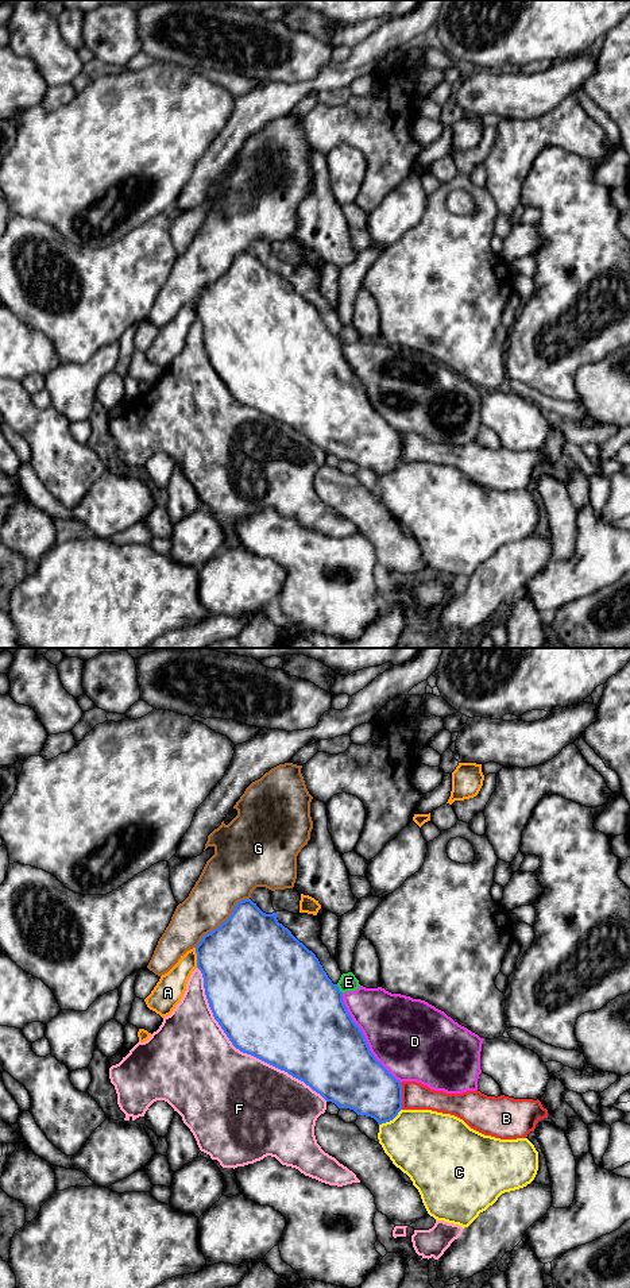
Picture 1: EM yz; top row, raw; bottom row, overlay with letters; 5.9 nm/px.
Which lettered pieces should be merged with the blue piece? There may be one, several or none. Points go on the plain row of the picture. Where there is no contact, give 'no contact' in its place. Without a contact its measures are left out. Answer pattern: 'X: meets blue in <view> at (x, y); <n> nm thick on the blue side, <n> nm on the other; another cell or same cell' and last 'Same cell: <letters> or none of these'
A: meets blue in yz at (197, 309); 480 nm thick on the blue side, 170 nm on the other; another cell
B: meets blue in yz at (401, 448); 320 nm thick on the blue side, 160 nm on the other; another cell
C: meets blue in yz at (390, 471); 320 nm thick on the blue side, 420 nm on the other; another cell
D: meets blue in yz at (364, 390); 480 nm thick on the blue side, 460 nm on the other; another cell
E: meets blue in yz at (337, 340); 500 nm thick on the blue side, 100 nm on the other; another cell
F: meets blue in yz at (242, 403); 500 nm thick on the blue side, 480 nm on the other; another cell
G: meets blue in yz at (223, 274); 500 nm thick on the blue side, 300 nm on the other; another cell
Same cell: none of these

